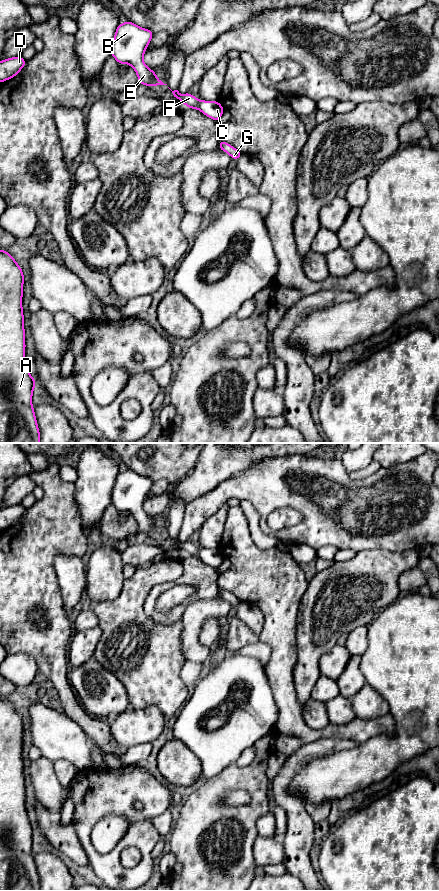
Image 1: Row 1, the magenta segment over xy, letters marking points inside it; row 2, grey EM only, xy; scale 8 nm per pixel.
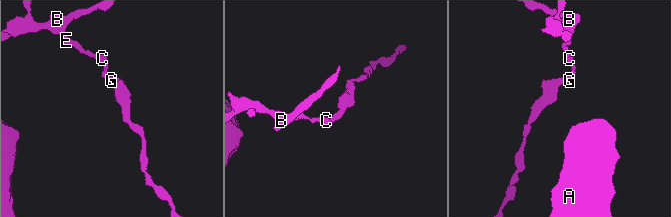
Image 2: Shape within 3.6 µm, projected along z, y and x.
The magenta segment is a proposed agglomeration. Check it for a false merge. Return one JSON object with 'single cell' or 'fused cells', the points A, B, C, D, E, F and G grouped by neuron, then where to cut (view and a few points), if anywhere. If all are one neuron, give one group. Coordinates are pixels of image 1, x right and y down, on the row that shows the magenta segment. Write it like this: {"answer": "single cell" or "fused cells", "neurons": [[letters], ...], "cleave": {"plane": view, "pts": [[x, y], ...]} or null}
{"answer": "single cell", "neurons": [["A", "B", "C", "D", "E", "F", "G"]], "cleave": null}

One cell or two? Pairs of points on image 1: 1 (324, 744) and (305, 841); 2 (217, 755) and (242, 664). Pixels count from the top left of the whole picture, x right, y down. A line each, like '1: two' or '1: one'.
1: one
2: one

